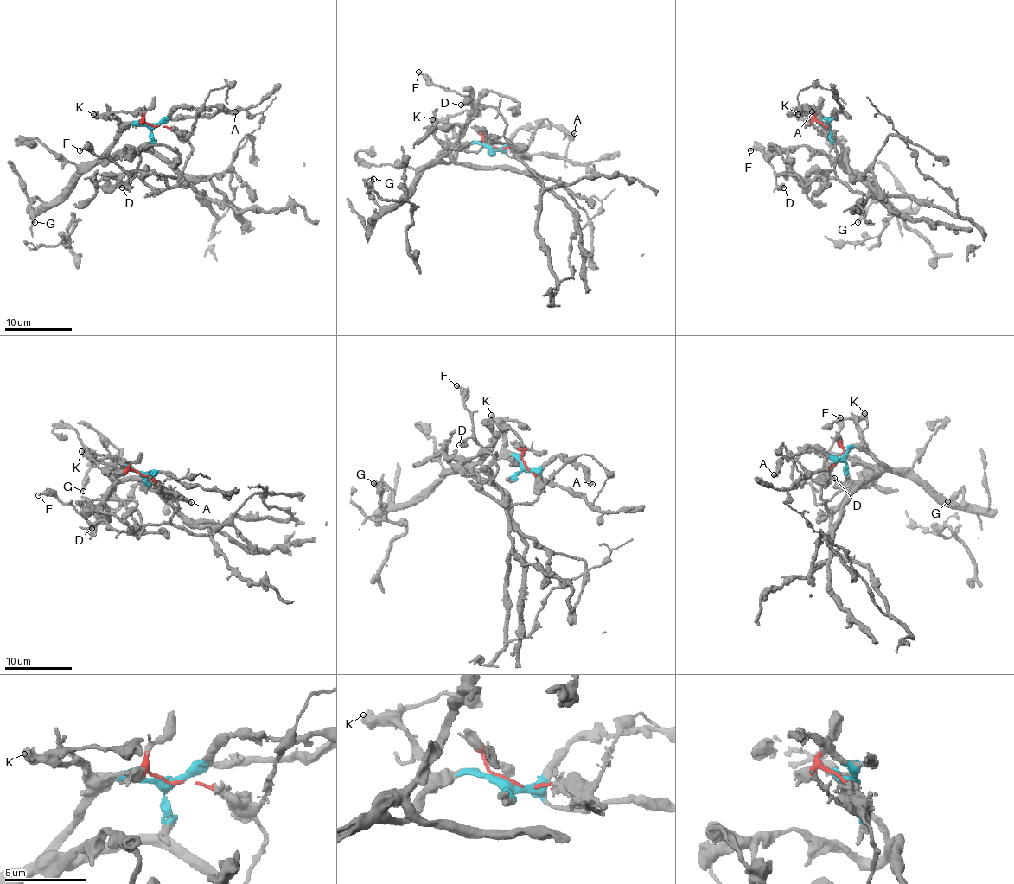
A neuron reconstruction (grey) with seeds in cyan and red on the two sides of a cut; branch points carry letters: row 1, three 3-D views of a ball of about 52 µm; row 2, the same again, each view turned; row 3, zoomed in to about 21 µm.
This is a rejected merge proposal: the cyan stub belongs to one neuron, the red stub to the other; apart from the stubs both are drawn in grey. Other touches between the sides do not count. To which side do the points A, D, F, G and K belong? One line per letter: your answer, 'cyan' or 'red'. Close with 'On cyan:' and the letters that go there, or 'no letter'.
A: cyan
D: red
F: red
G: cyan
K: cyan
On cyan: A, G, K

